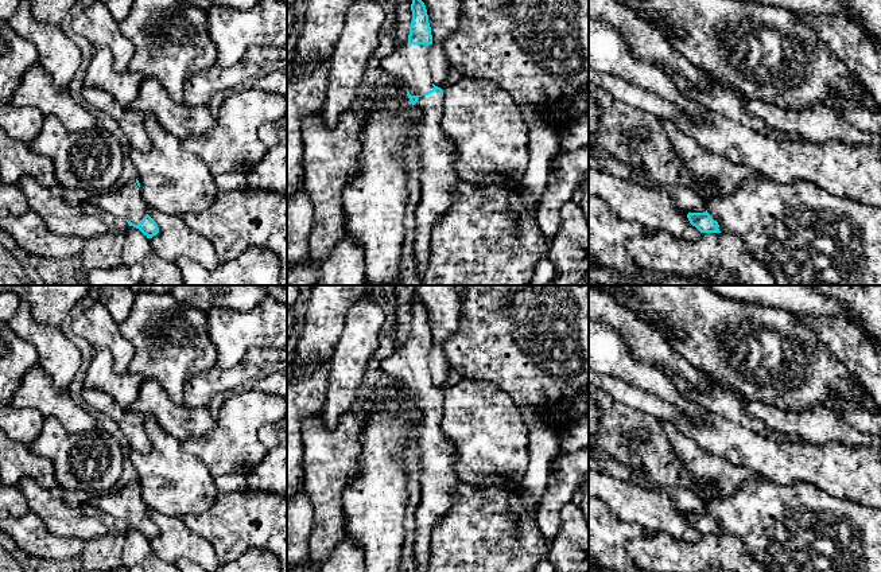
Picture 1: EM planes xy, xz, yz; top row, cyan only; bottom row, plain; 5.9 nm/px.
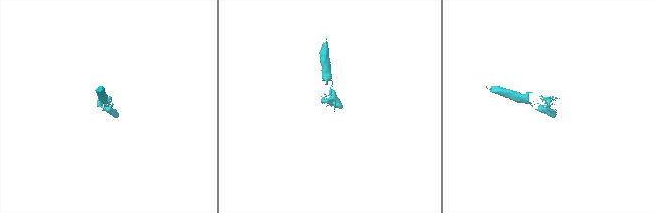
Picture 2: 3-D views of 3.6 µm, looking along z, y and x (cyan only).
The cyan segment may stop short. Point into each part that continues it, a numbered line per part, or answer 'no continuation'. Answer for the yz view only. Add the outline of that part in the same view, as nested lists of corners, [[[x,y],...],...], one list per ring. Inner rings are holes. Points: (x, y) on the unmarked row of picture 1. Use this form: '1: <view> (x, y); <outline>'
1: yz (787, 528); [[[762,476],[748,479],[731,495],[725,498],[709,497],[706,491],[702,493],[707,514],[718,524],[719,533],[737,536],[742,541],[748,555],[768,572],[881,572],[881,509],[868,507],[846,498],[831,497],[810,483],[777,485]]]

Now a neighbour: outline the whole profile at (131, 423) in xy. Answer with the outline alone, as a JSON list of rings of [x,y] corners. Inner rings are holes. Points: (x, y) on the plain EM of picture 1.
[[[84,388],[81,400],[93,412],[113,420],[128,441],[131,452],[148,454],[152,448],[144,428],[145,417],[135,410],[120,406],[108,393],[97,388]]]

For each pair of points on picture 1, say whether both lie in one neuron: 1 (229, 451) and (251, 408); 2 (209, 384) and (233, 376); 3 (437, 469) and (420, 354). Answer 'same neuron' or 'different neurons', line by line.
1: same neuron
2: same neuron
3: same neuron

